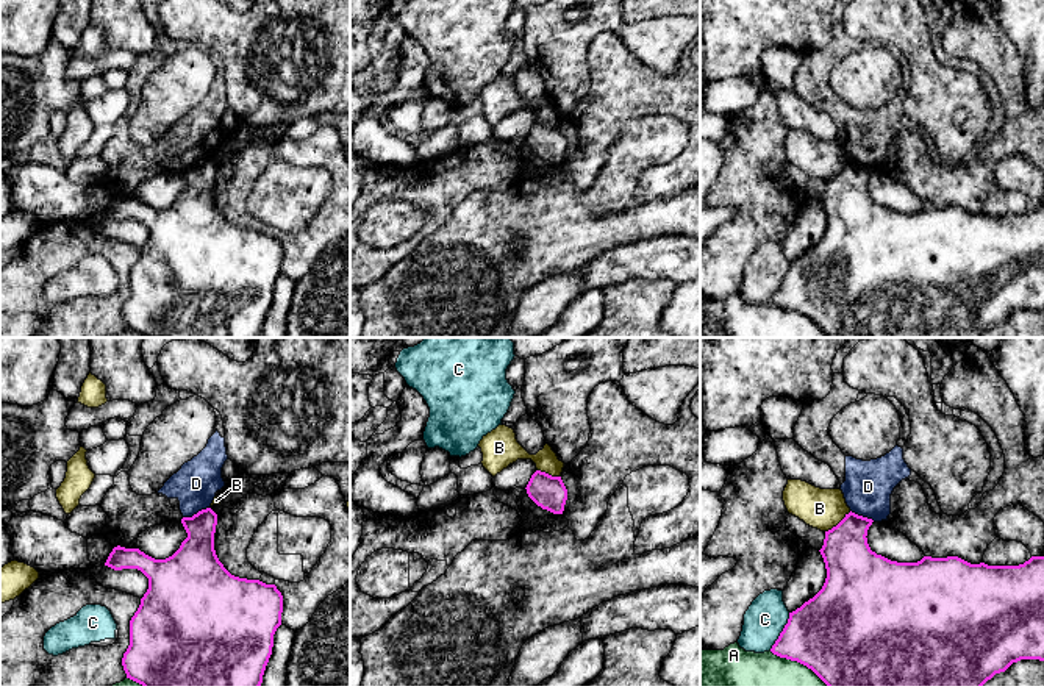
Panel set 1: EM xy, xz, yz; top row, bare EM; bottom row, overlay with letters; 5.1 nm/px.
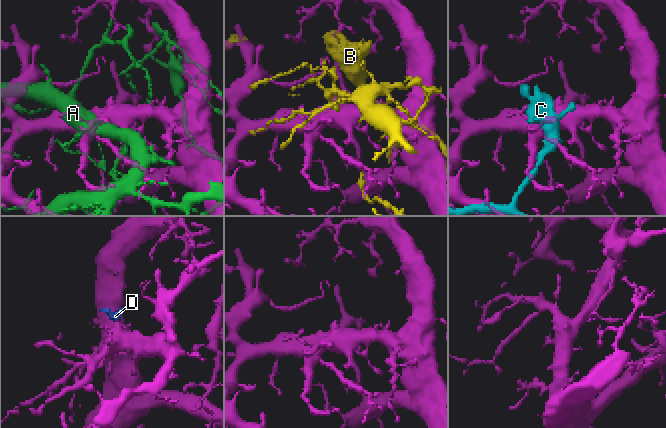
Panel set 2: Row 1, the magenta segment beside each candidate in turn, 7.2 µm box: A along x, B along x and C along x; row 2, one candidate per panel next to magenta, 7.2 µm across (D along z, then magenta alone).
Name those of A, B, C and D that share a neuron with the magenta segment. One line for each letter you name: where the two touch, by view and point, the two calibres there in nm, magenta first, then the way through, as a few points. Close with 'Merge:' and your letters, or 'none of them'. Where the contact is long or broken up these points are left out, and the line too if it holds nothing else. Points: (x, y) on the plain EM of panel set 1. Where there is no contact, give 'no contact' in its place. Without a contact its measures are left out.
Merge: none of them

